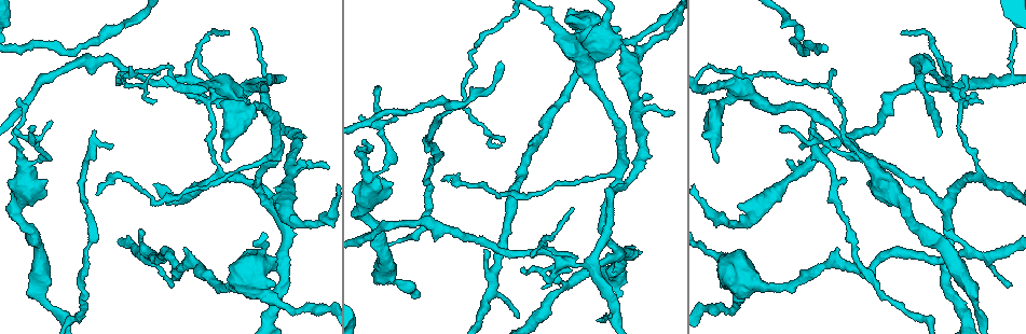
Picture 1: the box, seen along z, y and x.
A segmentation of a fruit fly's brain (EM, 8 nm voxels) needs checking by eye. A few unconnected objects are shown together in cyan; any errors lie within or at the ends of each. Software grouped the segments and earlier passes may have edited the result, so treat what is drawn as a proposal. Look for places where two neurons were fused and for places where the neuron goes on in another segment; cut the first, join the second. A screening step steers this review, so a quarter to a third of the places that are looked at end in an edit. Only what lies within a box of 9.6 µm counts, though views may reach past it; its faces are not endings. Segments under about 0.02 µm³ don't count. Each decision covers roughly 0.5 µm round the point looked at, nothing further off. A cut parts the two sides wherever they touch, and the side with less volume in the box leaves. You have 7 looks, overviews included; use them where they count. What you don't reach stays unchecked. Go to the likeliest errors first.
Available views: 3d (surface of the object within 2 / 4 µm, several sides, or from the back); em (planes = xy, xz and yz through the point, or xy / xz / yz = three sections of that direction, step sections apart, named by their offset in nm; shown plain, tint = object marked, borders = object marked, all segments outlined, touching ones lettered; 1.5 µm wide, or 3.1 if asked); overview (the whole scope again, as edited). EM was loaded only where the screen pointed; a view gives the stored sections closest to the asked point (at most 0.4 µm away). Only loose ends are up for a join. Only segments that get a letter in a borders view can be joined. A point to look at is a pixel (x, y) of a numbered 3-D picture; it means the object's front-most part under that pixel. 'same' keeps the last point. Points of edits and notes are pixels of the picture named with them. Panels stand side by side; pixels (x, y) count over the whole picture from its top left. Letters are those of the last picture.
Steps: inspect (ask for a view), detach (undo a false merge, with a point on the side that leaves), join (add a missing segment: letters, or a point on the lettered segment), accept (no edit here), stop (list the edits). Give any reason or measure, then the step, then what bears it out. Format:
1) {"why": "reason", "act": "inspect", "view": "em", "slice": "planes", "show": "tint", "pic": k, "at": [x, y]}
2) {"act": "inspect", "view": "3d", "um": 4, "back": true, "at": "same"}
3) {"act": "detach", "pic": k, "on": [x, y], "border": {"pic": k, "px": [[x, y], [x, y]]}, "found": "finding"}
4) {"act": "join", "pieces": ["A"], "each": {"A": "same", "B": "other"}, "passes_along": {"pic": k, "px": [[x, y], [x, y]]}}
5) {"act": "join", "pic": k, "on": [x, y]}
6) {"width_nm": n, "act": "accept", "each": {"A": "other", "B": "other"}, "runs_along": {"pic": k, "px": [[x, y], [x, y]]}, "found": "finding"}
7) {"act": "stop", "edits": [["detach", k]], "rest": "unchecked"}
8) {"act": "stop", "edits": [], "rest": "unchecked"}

{"why": "free end", "act": "inspect", "view": "em", "slice": "planes", "show": "borders", "pic": 1, "at": [95, 132]}

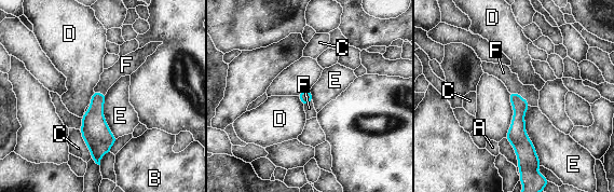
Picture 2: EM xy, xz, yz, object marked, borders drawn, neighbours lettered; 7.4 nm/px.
{"longest_contact_nm": ["E", 460], "act": "join", "pieces": ["F"], "each": {"A": "other", "B": "other", "C": "other", "D": "other", "E": "other", "F": "same"}, "passes_along": {"pic": 2, "px": [[520, 106], [519, 95], [503, 72]]}, "found": "the neuron continues"}

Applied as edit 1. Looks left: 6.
{"act": "inspect", "view": "overview"}

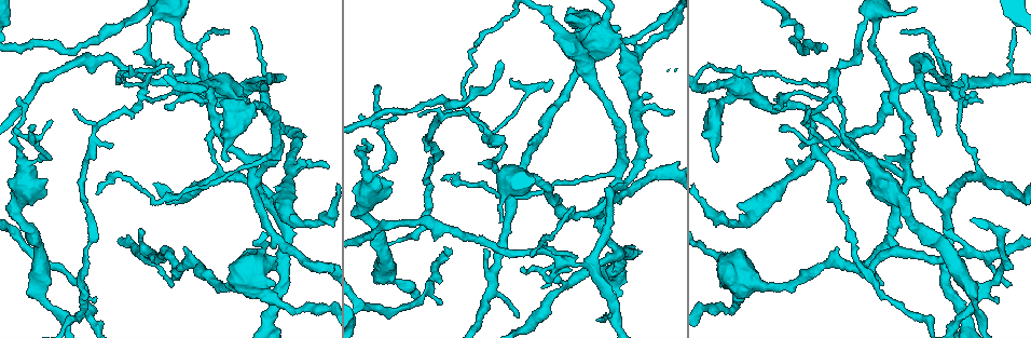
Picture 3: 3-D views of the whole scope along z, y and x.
{"why": "thin neck", "act": "inspect", "view": "3d", "um": 4, "pic": 3, "at": [875, 126]}

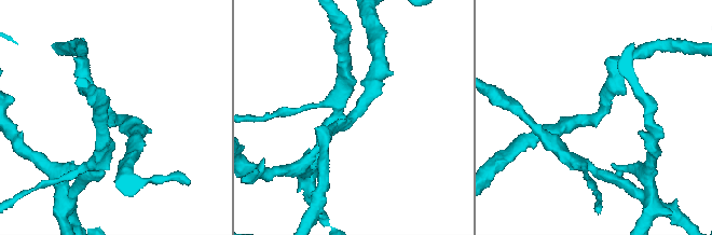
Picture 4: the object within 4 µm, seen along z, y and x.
{"arm_widths_nm": [240, 260], "act": "inspect", "view": "em", "slice": "xz", "step": 8, "show": "tint", "pic": 4, "at": [109, 114]}

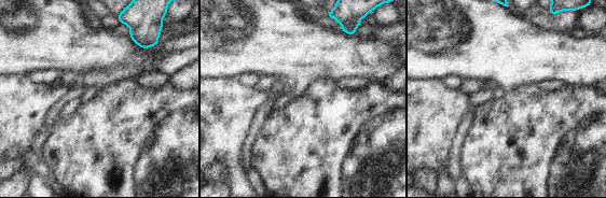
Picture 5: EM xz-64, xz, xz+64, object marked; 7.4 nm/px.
{"act": "inspect", "view": "em", "slice": "planes", "show": "borders", "at": "same"}

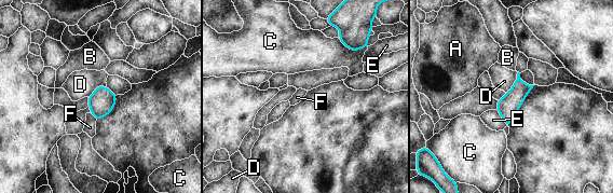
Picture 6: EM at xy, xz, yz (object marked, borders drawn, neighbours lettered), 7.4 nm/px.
{"width_nm": 160, "act": "accept", "each": {"A": "other", "B": "other", "C": "other", "D": "other", "E": "other", "F": "other"}, "border": {"pic": 6, "px": [[518, 72], [513, 86], [505, 93]]}, "found": "continuous, no second neuron"}

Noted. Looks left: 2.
{"act": "stop", "edits": [["join", 2]], "rest": "unchecked"}

